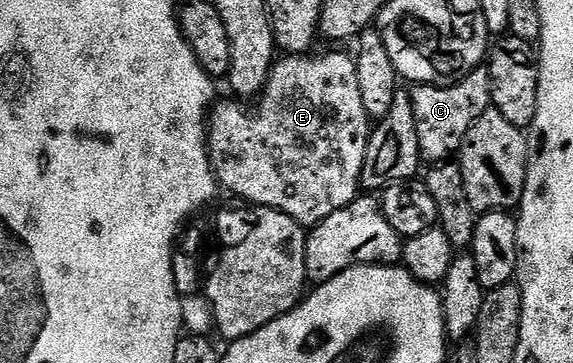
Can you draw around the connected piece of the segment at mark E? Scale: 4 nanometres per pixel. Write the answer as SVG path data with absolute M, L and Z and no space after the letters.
M323 53L320 57L312 55L287 55L276 60L275 66L271 68L269 79L265 83L262 93L257 98L257 103L252 109L246 109L246 104L238 100L220 100L218 104L210 110L207 122L207 151L211 155L211 169L215 173L215 180L220 186L223 185L231 193L236 193L239 197L244 197L244 202L255 207L264 209L276 209L285 215L289 215L298 225L310 227L320 225L333 211L341 211L350 201L355 200L361 193L361 182L363 180L363 164L365 163L365 151L371 138L373 128L372 118L365 111L365 106L361 101L360 84L357 83L356 58L347 53Z

